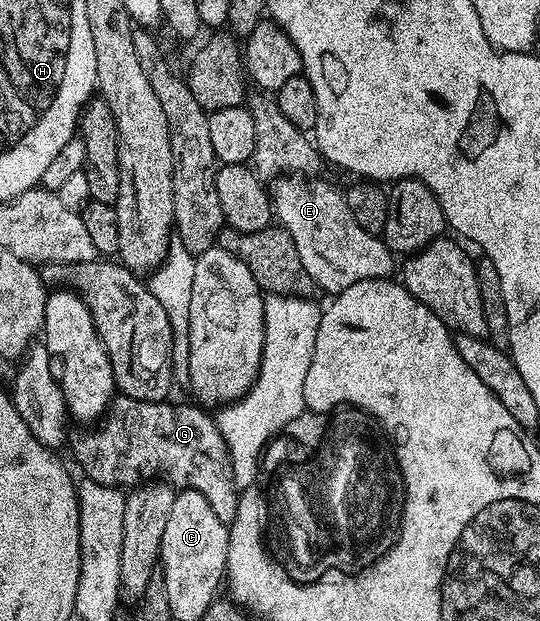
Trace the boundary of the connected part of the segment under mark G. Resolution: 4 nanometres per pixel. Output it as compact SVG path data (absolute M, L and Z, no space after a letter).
M117 394L113 398L112 402L108 404L107 411L104 412L102 418L93 426L91 429L93 431L80 431L71 436L70 448L72 447L72 455L74 458L80 462L80 467L85 476L89 479L93 479L95 482L101 483L104 486L117 487L125 485L124 483L132 483L131 485L136 485L141 482L140 475L144 475L148 470L156 471L160 470L165 480L173 488L176 489L187 489L190 491L197 491L202 493L202 497L206 497L206 501L210 501L210 509L214 509L214 514L218 516L218 521L223 523L231 524L236 516L236 510L238 509L238 488L236 486L236 480L232 478L232 458L228 455L228 446L226 441L222 437L222 433L216 427L216 420L210 414L207 415L205 408L200 405L195 405L196 407L191 407L188 403L172 403L173 401L165 401L162 403L151 403L150 401L138 401L134 397L129 395Z

